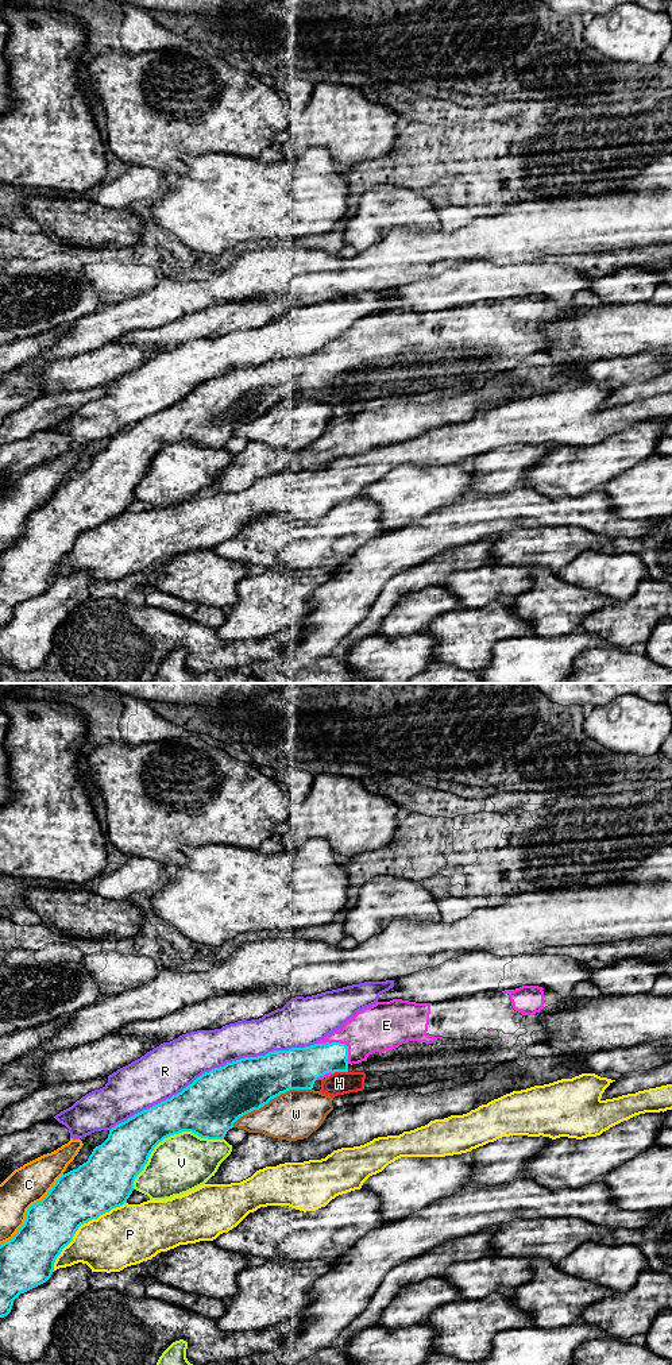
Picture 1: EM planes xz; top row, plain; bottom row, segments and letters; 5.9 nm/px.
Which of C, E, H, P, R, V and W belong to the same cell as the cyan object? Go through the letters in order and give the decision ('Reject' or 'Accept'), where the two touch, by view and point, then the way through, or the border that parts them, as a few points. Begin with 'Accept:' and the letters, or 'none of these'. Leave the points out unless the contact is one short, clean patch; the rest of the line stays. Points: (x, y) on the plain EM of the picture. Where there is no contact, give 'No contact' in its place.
Accept: E
C: Reject. Touches cyan at xz (27, 519)
E: Accept. Touches cyan at xz (339, 351)
H: Reject. Touches cyan at xz (339, 380)
P: Reject. Touches cyan at xz (80, 533)
R: Reject. Touches cyan at xz (212, 378)
V: Reject. Touches cyan at xz (168, 444)
W: Reject. Touches cyan at xz (270, 408)

